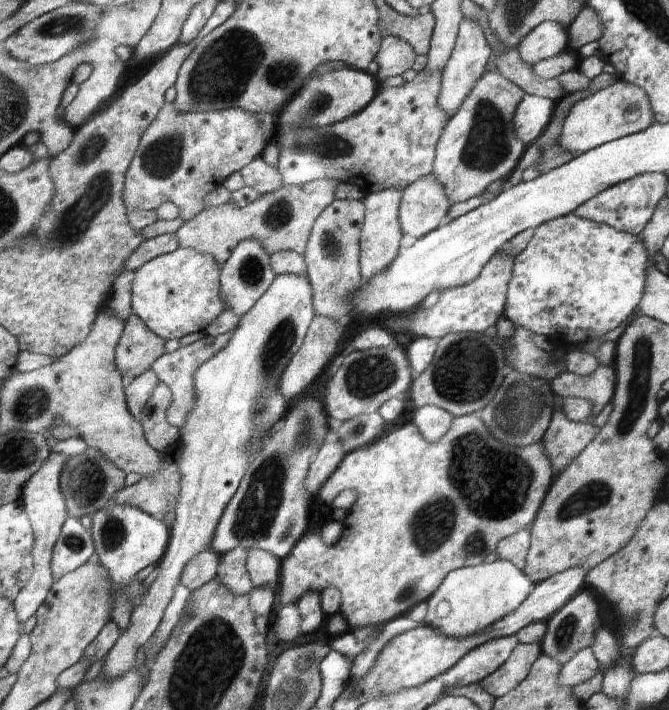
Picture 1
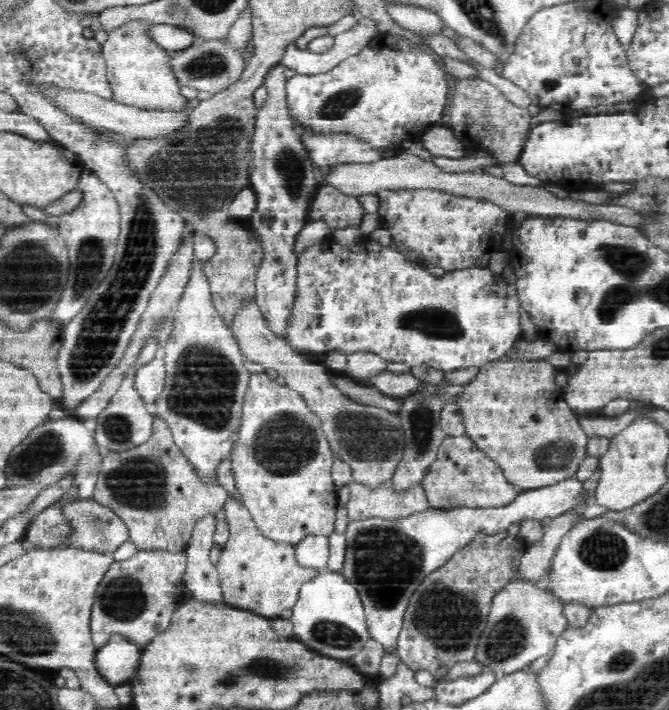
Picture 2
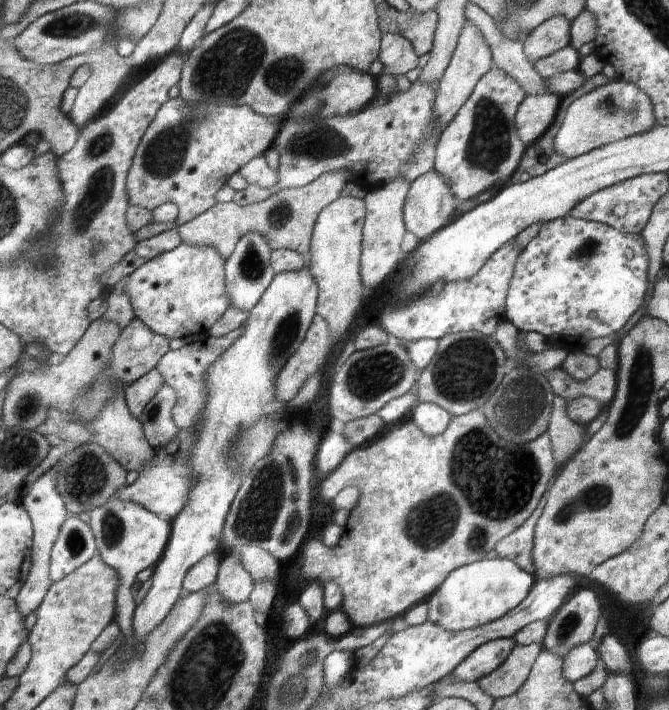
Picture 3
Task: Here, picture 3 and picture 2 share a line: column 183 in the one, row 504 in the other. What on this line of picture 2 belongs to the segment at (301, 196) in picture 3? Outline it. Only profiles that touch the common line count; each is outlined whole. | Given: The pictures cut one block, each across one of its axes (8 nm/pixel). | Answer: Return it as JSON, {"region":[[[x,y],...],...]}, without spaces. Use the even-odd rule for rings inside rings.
{"region":[[[227,501],[224,506],[230,521],[231,536],[220,558],[215,562],[220,573],[224,598],[229,607],[251,611],[268,619],[279,618],[298,601],[301,586],[318,578],[325,570],[302,566],[293,545],[276,545],[260,532],[243,504]]]}

